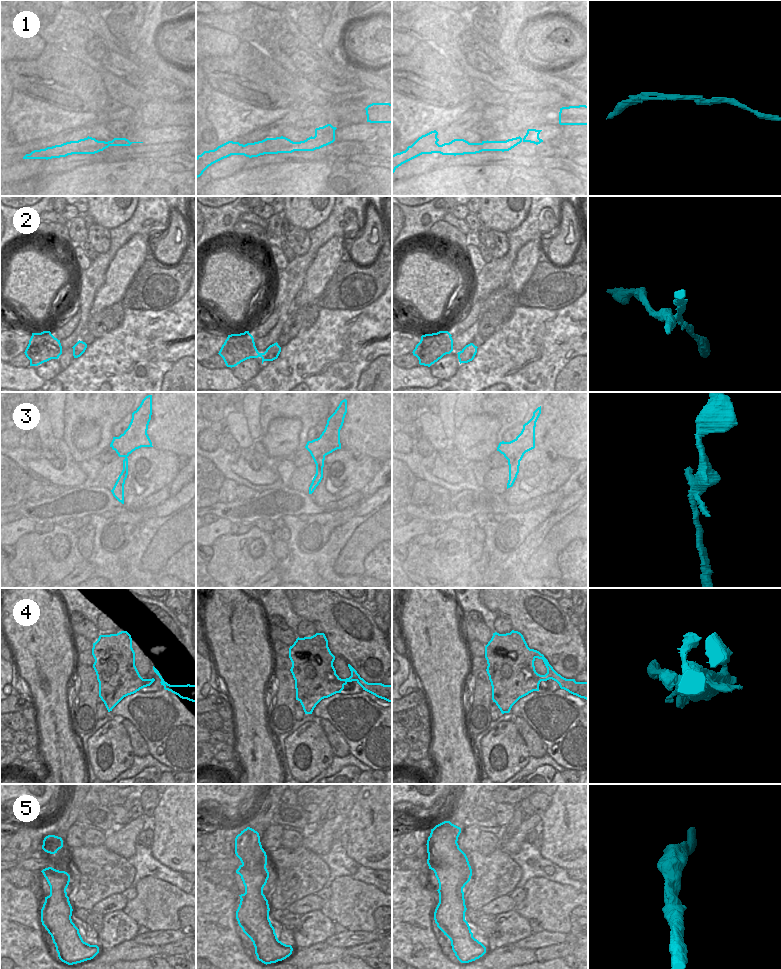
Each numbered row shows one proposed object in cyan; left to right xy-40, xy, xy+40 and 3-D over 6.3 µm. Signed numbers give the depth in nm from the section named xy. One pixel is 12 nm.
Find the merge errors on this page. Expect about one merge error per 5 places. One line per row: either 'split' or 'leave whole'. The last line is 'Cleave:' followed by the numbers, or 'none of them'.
1: leave whole
2: split
3: leave whole
4: leave whole
5: leave whole
Cleave: 2

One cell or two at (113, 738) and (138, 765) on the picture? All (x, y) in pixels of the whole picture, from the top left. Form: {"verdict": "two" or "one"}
{"verdict": "two"}

